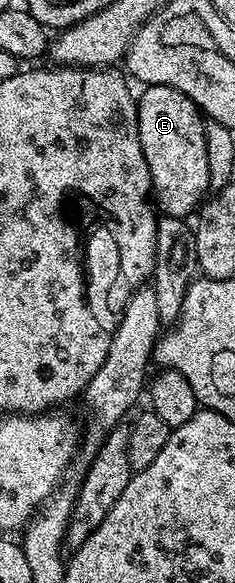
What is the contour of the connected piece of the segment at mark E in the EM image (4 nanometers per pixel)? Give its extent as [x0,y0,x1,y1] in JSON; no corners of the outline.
[137,85,211,217]

